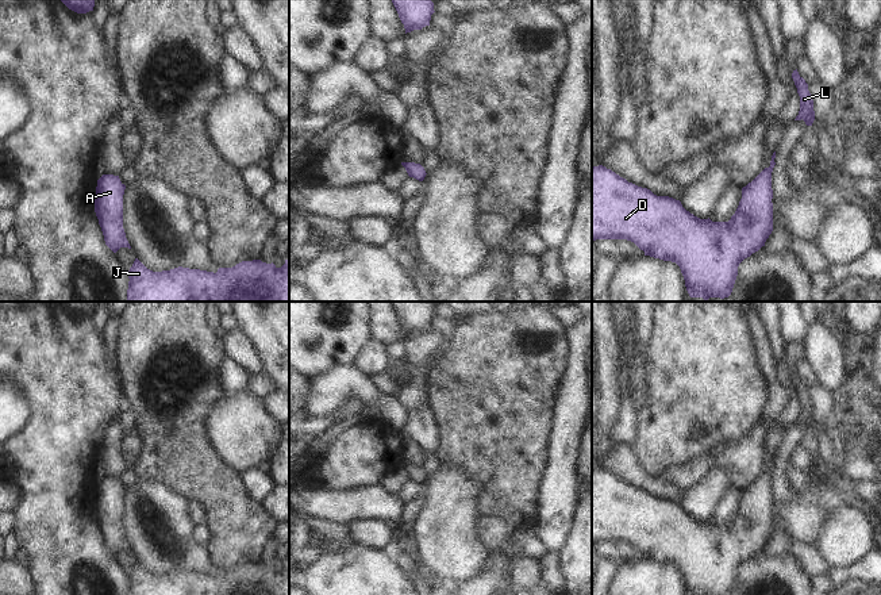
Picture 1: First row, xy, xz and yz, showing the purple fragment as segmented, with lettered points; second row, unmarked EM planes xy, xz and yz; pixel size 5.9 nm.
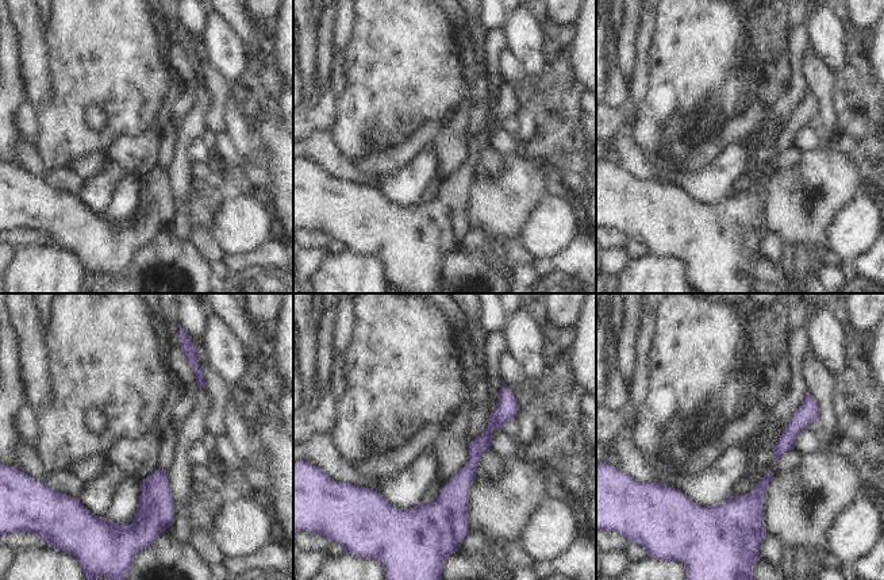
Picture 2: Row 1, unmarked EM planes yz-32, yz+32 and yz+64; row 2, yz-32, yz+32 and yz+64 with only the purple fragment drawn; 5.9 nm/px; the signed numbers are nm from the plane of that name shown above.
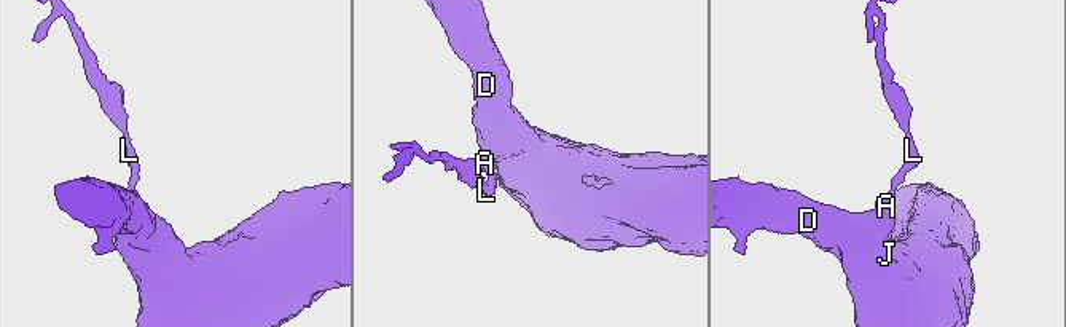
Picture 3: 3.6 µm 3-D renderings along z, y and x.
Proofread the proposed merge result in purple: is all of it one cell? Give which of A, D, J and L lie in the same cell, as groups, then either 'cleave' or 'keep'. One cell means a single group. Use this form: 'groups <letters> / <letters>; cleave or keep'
groups A D J L; keep

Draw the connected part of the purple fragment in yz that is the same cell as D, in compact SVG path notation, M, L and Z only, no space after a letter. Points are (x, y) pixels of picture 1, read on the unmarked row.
M776 454L772 458L770 469L742 491L742 502L728 525L700 522L686 514L680 503L657 499L650 492L628 485L603 468L592 469L592 544L627 542L643 553L645 558L676 565L681 572L688 595L732 595L739 567L765 549L773 534L772 475L776 468L774 461Z

